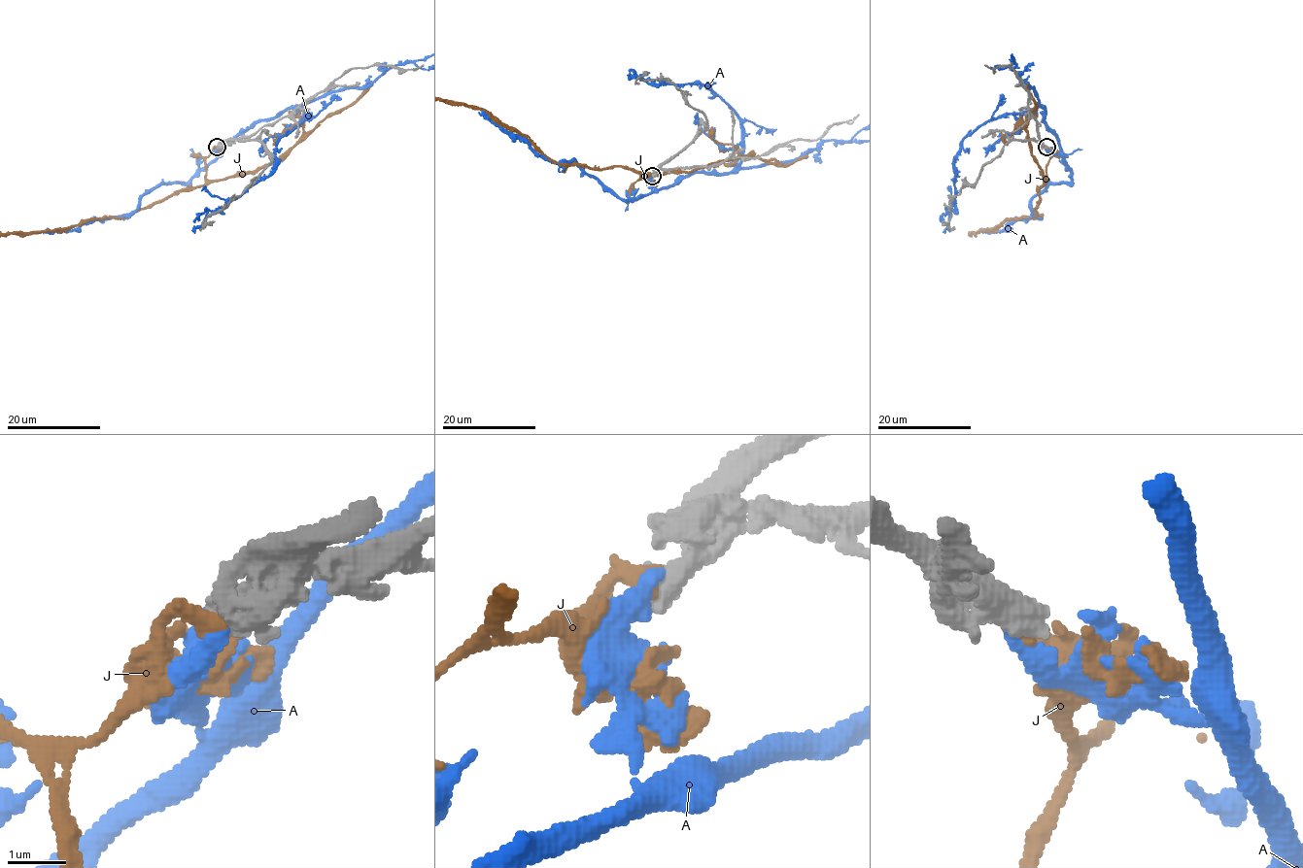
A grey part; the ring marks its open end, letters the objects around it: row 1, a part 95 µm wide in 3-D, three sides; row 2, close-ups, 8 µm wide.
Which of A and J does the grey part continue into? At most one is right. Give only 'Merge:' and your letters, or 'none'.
Merge: none

